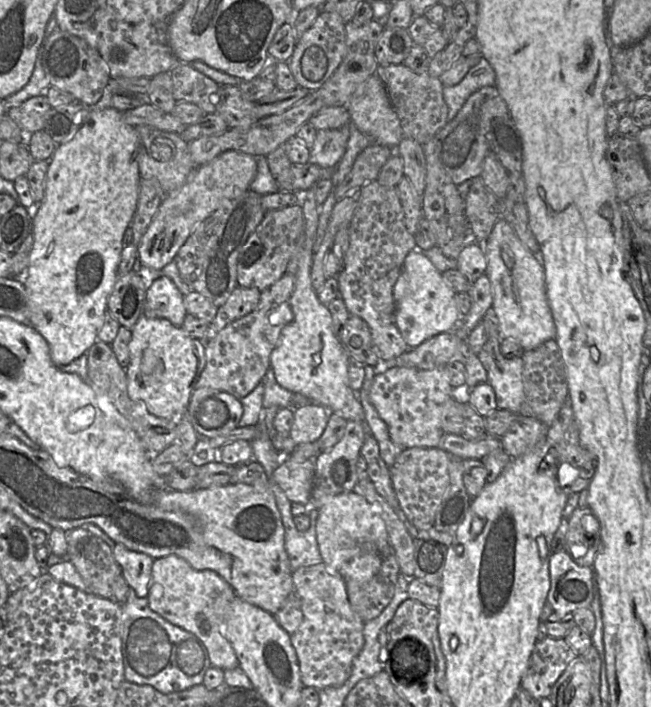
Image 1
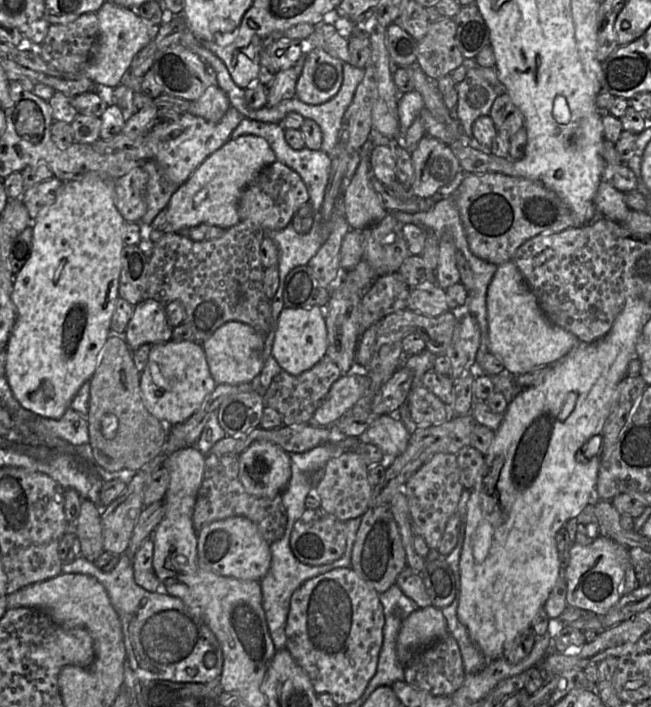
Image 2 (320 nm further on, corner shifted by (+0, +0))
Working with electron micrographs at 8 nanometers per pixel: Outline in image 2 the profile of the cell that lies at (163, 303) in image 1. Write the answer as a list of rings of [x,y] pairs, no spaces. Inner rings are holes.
[[[144,299],[134,306],[134,312],[125,330],[125,342],[132,351],[144,344],[171,341],[173,327],[167,321],[165,304]]]

